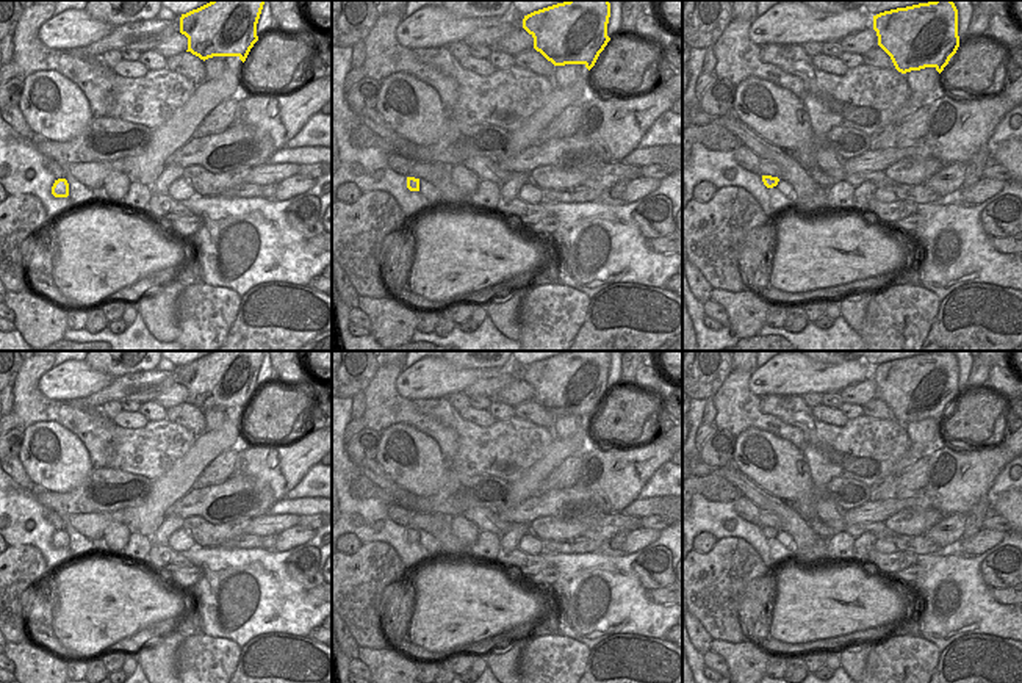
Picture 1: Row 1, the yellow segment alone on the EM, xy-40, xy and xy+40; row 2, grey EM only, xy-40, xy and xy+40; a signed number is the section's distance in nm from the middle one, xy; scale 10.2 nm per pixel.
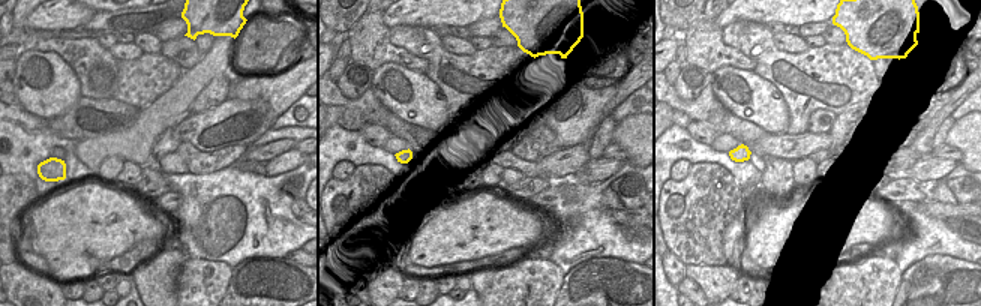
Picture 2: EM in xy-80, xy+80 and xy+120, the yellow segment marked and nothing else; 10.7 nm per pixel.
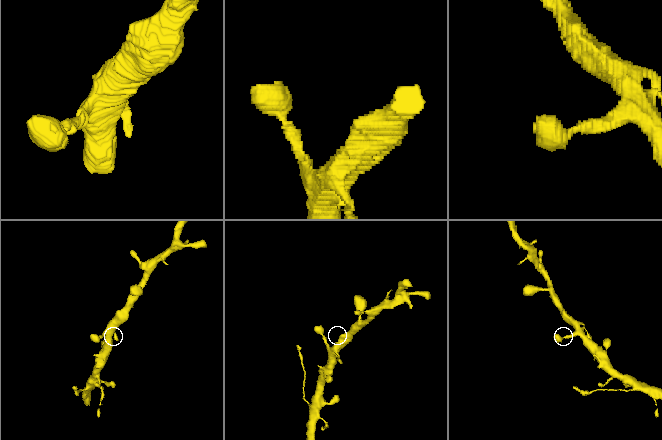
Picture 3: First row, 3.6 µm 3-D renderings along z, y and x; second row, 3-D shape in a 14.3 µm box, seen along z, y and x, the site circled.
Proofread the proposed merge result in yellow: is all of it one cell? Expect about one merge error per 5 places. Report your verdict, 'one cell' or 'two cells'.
one cell

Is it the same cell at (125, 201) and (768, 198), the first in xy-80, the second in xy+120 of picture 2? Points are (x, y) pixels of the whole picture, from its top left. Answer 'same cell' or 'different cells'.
different cells

